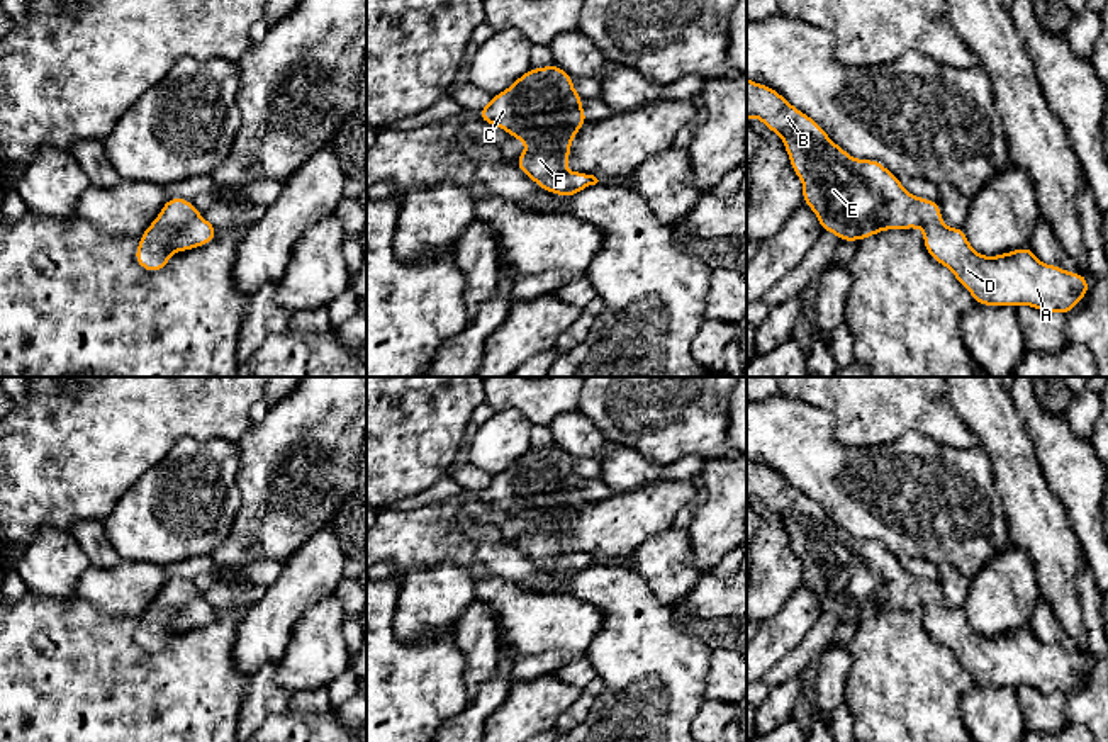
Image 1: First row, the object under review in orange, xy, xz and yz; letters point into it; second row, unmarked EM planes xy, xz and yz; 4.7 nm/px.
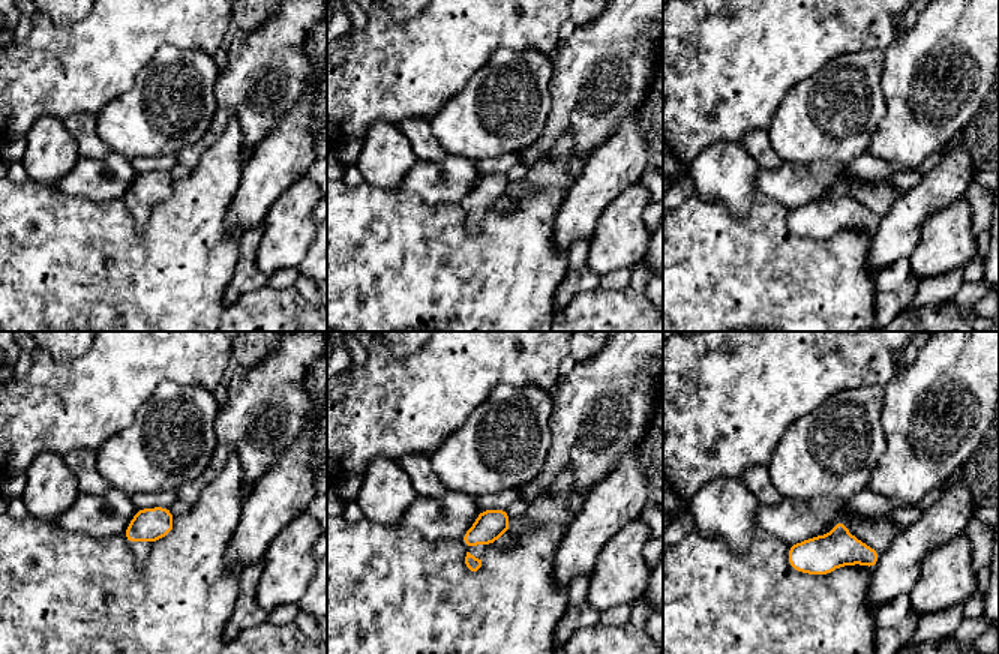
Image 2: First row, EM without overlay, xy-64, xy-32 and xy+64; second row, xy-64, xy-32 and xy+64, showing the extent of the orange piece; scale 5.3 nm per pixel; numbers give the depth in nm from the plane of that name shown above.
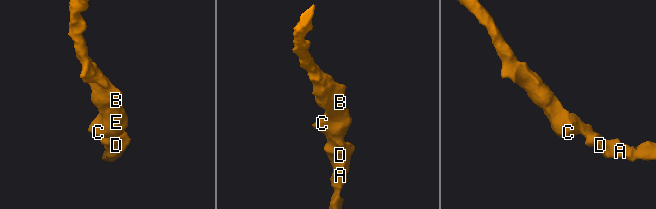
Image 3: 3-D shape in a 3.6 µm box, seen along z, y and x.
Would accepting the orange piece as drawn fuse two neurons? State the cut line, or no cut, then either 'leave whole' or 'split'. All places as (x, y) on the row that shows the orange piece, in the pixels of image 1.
no cut; leave whole

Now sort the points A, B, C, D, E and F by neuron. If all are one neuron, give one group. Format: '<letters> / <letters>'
A B C D E F

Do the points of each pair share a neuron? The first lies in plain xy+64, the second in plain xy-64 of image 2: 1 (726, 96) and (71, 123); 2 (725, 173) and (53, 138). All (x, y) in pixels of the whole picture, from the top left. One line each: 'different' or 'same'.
1: different
2: same

